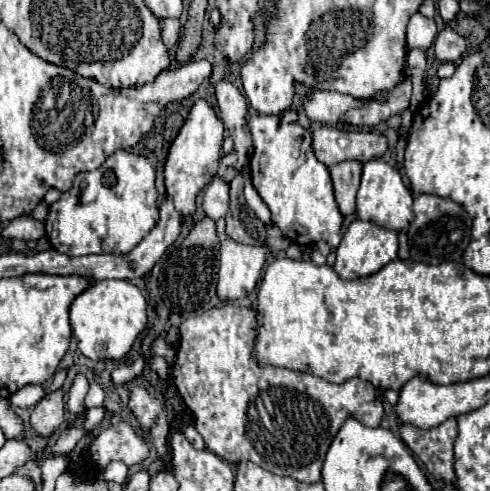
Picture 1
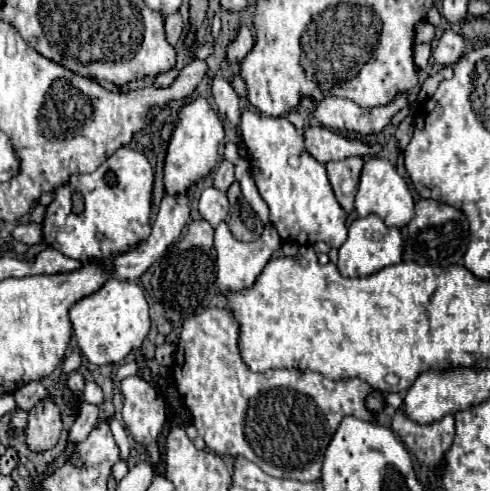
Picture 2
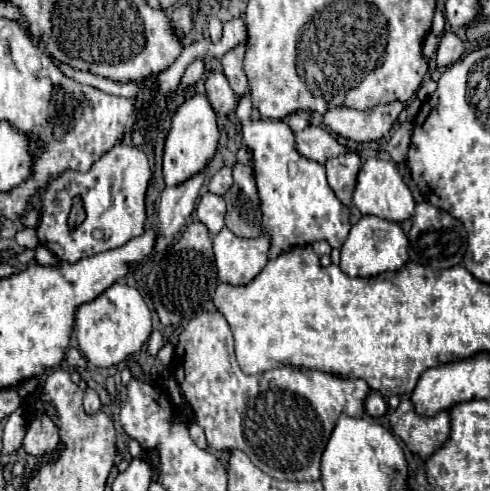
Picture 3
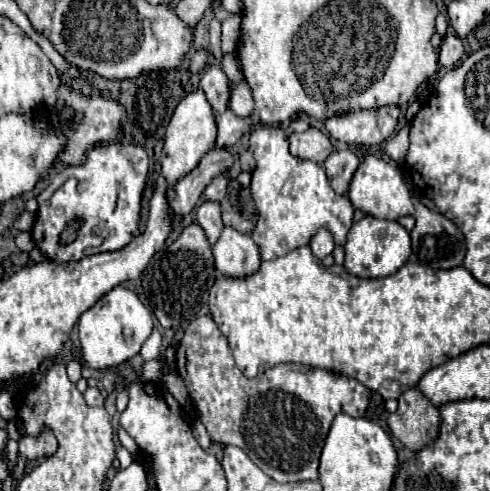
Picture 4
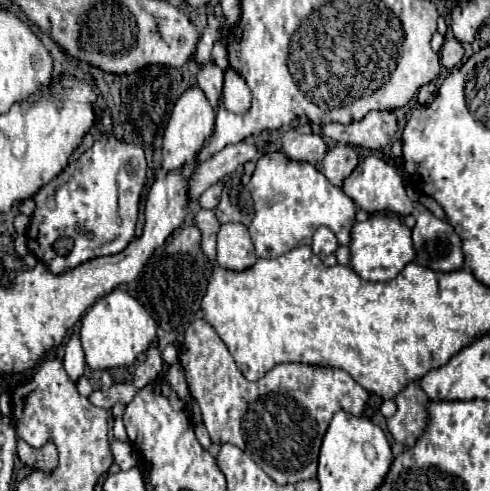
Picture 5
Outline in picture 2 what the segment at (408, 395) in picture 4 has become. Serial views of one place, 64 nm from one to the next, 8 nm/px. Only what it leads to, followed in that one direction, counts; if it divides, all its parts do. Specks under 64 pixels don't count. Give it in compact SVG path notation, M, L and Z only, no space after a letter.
M400 408L392 418L392 430L402 438L408 450L412 450L416 458L432 470L442 466L442 456L452 444L454 416L446 414L438 422L420 424L410 420L404 408Z

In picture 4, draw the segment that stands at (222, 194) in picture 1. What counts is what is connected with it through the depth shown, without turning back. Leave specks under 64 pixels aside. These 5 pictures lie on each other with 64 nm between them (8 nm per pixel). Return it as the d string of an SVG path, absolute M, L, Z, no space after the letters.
M202 202L202 206L196 212L196 220L206 232L206 238L210 246L216 244L220 232L222 232L222 218L220 218L220 206L216 202Z

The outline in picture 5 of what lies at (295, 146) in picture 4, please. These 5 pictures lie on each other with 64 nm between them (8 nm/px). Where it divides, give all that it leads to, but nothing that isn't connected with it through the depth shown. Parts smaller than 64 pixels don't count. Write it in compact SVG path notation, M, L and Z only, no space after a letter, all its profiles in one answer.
M288 130L280 136L280 148L290 160L320 162L326 154L326 144L316 134L302 134L298 130Z

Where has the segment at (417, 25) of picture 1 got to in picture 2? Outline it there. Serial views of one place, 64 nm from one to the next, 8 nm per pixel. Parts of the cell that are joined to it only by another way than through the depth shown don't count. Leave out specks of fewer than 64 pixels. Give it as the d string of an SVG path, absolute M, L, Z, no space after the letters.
M426 20L420 22L416 26L416 44L420 44L420 42L432 42L434 34L436 34L436 30L432 28L432 24L428 24Z

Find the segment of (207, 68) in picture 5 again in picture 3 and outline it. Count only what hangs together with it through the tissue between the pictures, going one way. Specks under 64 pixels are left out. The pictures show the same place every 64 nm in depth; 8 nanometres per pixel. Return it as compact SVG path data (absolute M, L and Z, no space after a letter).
M222 70L208 72L208 78L206 78L204 86L206 86L206 96L208 96L212 108L218 116L224 116L224 112L230 114L234 110L238 96L232 92L232 88L230 88L226 76L222 74Z

